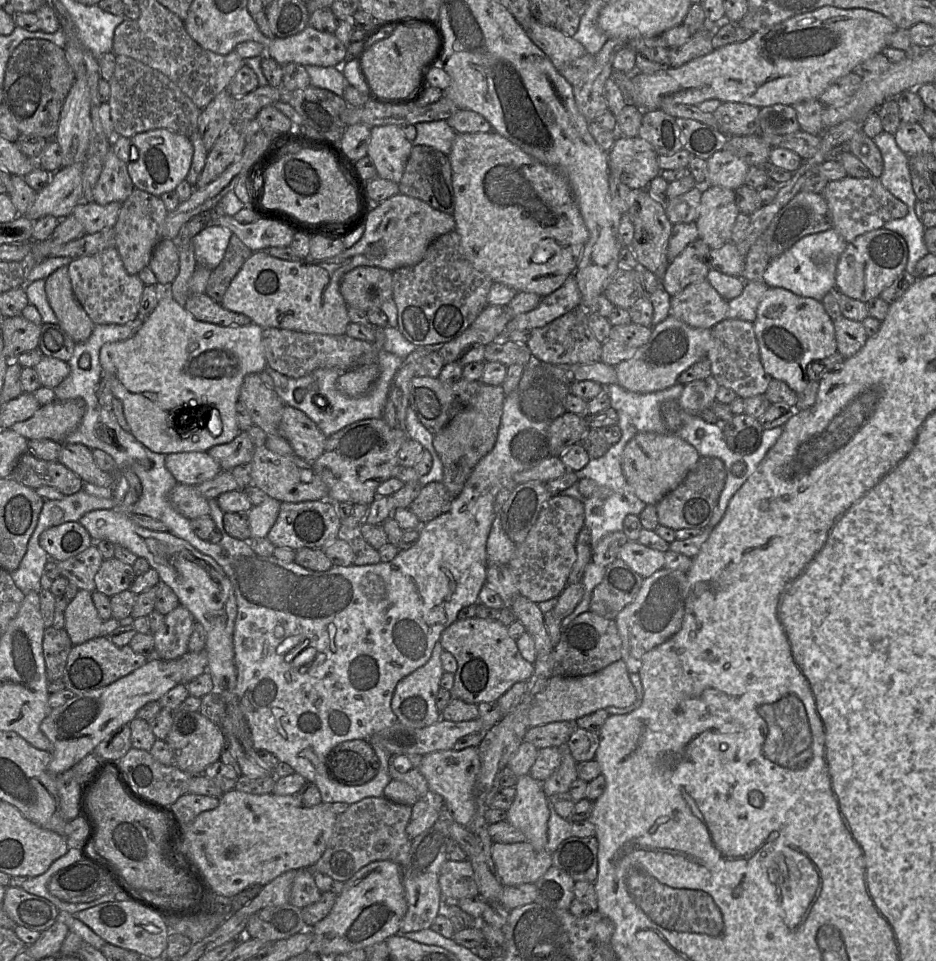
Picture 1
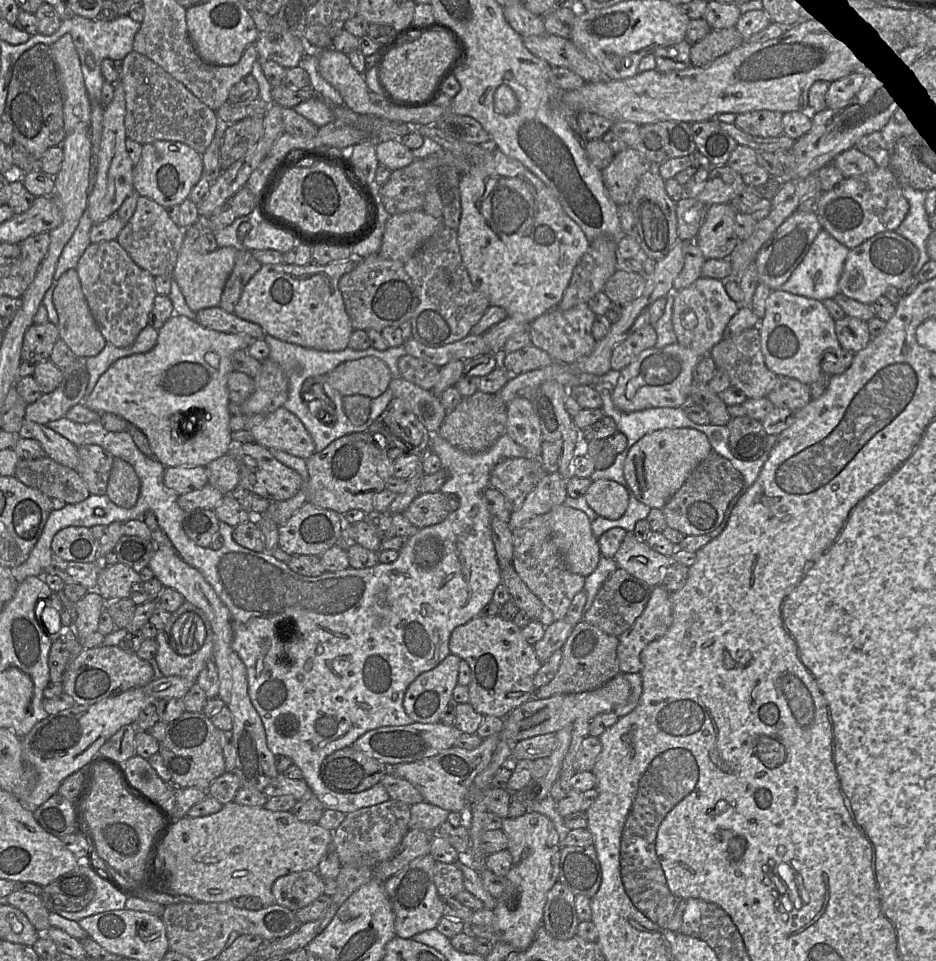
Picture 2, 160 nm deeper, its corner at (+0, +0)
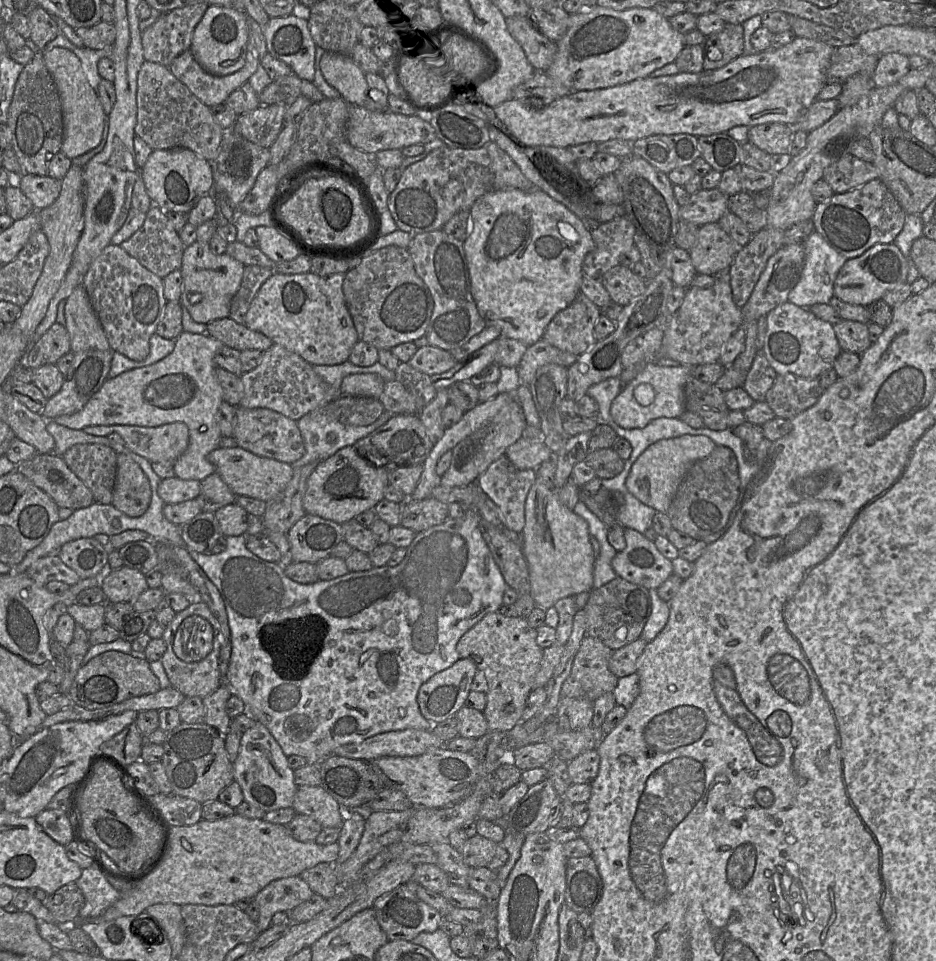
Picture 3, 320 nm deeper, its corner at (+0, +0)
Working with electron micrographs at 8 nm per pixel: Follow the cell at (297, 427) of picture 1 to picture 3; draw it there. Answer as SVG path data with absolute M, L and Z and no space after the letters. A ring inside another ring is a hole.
M236 407L233 437L237 446L258 456L292 464L305 454L297 421L268 408Z

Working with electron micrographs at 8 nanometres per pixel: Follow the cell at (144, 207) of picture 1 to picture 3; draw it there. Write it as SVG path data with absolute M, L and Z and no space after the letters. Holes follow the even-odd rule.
M152 205L146 213L143 225L120 246L143 267L162 279L171 272L180 270L185 248L179 233L168 220L166 212L155 205Z

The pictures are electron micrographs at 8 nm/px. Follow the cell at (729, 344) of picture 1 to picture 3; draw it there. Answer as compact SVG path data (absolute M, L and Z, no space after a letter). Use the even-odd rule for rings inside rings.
M758 351L747 373L743 388L755 402L765 401L766 394L777 376L778 374L769 364L763 351Z

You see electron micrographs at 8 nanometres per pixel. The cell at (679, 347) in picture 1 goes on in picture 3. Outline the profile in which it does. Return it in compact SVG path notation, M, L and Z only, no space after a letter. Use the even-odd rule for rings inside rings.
M654 361L647 362L613 400L613 420L622 428L636 429L644 428L657 418L679 418L686 411L684 386L692 375L692 369L685 365L661 366Z

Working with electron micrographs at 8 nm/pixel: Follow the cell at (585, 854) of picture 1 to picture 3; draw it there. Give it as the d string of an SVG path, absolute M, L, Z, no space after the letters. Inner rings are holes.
M591 855L567 859L564 904L577 914L591 914L602 895L602 879Z

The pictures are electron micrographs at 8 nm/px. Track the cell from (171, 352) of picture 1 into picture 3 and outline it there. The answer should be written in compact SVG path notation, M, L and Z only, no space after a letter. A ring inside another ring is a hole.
M183 331L168 356L152 365L107 379L81 410L56 417L53 421L76 430L94 425L157 427L183 422L189 430L189 443L186 451L173 464L173 470L178 478L201 482L216 472L208 455L219 447L222 437L218 410L223 402L223 392L216 377L215 355L223 346L222 342L208 334Z

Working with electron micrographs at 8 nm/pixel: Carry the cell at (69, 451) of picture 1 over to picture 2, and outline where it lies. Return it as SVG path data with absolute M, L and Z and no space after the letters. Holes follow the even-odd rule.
M24 419L22 435L37 440L46 456L71 469L78 465L78 447L47 425Z

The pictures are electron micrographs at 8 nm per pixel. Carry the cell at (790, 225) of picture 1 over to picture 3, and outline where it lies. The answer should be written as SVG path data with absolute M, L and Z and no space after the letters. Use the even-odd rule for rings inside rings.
M803 243L783 245L774 253L762 272L748 302L742 308L743 325L747 322L757 321L760 317L767 316L777 306L788 301L790 291L798 283L804 267Z

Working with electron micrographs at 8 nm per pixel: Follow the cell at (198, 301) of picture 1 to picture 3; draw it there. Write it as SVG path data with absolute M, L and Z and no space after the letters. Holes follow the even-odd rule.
M230 317L212 321L207 325L207 334L225 346L238 351L259 350L265 352L274 343L264 334L236 323Z

